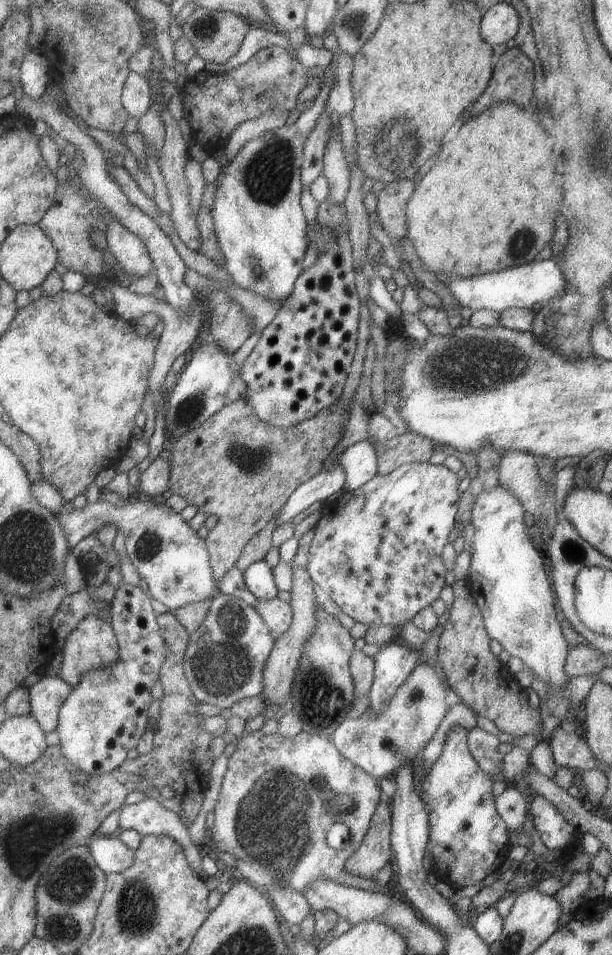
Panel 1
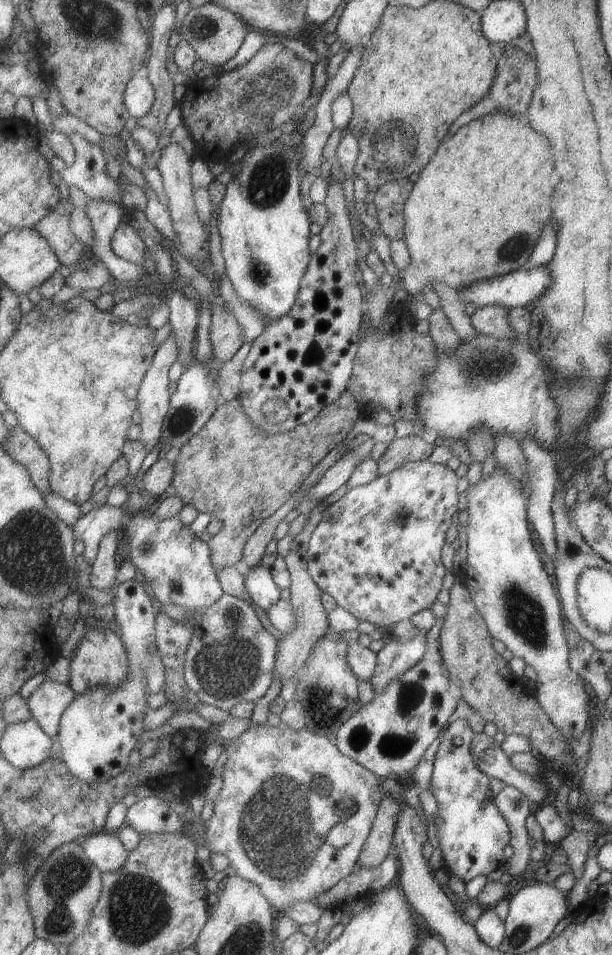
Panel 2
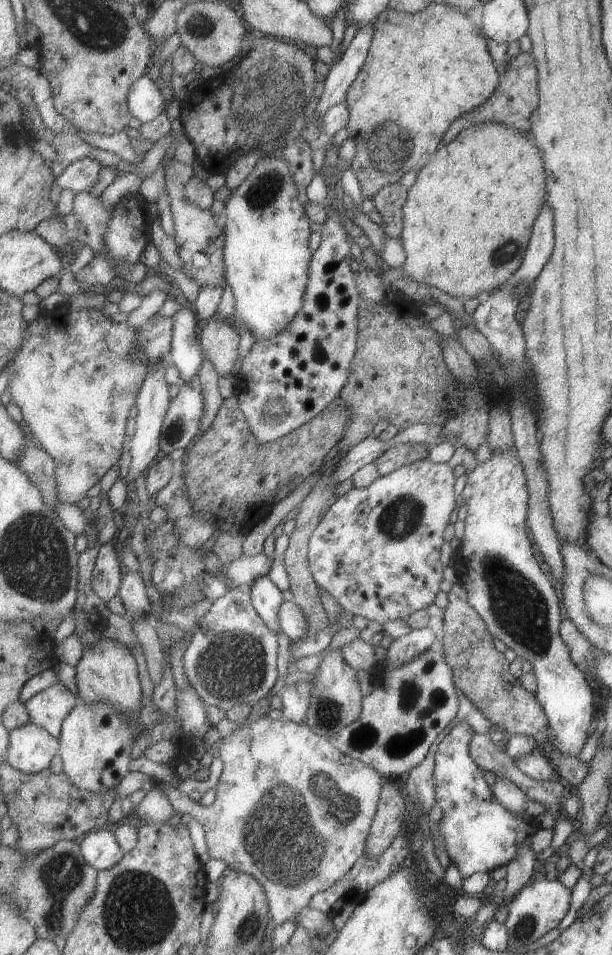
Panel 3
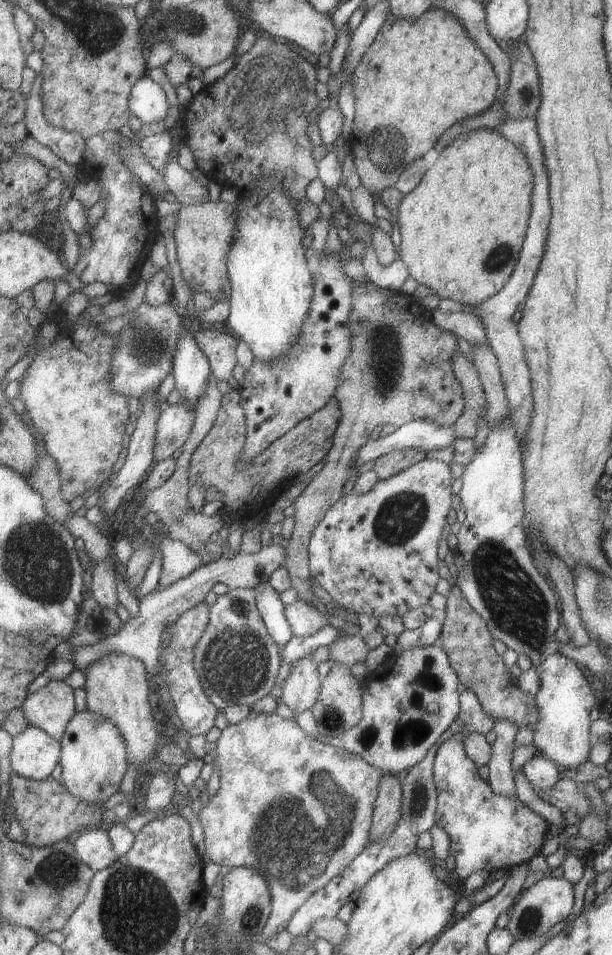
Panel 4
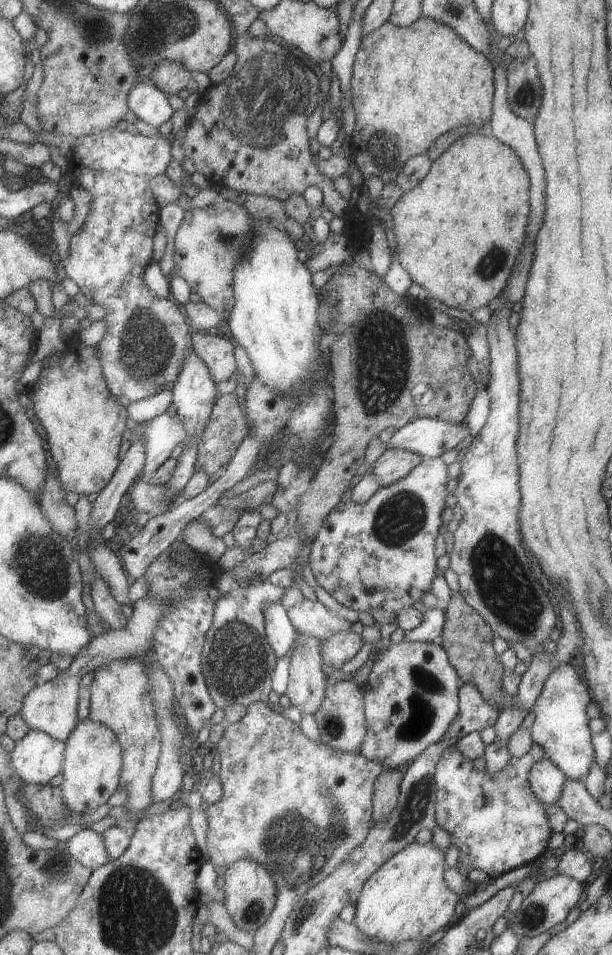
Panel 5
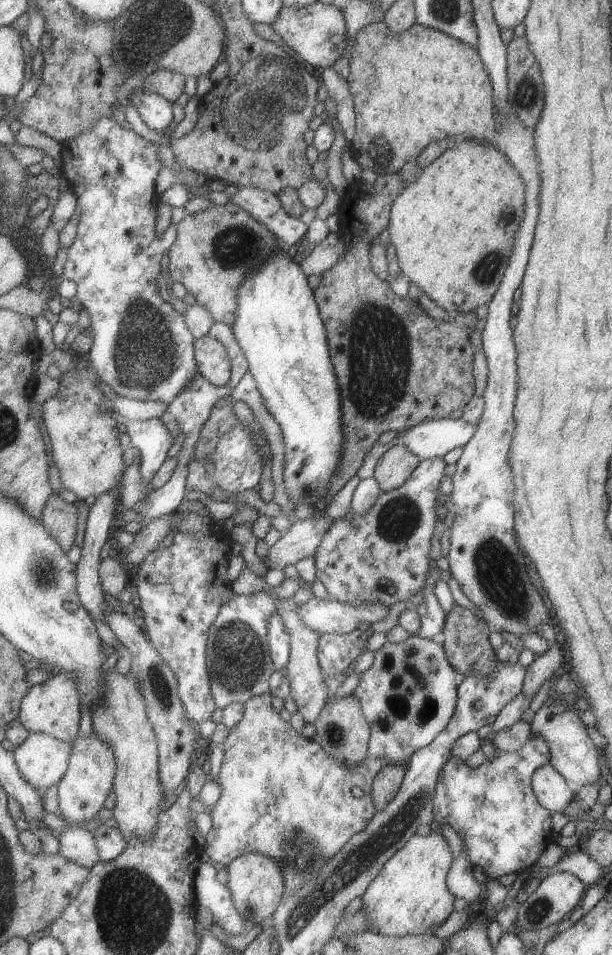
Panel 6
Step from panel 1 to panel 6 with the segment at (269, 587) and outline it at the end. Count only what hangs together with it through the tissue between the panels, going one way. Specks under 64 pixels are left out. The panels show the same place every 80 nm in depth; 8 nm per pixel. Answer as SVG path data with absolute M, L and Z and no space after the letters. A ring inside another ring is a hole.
M275 610L266 618L265 622L267 623L267 646L272 665L274 666L274 670L279 669L283 673L290 653L288 632L284 627L282 618Z

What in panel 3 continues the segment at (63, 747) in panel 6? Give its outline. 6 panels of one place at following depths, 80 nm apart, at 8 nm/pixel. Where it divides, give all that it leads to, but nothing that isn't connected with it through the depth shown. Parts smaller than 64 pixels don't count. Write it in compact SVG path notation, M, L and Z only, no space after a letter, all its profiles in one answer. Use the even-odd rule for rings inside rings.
M29 722L8 732L5 762L19 772L33 774L48 768L58 748L58 739Z

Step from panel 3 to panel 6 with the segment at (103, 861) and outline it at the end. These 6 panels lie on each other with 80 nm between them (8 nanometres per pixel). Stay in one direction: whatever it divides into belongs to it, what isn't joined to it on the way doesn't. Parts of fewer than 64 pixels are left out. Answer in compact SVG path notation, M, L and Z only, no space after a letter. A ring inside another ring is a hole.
M64 825L63 832L59 833L58 853L65 859L88 869L100 861L92 832L84 827Z

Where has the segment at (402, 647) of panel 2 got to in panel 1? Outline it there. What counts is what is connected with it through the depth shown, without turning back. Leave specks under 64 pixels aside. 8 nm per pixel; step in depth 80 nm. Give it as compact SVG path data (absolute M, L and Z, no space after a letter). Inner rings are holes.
M391 641L374 656L374 673L367 694L367 713L377 715L386 709L390 698L418 664L417 650L411 651L400 641Z

